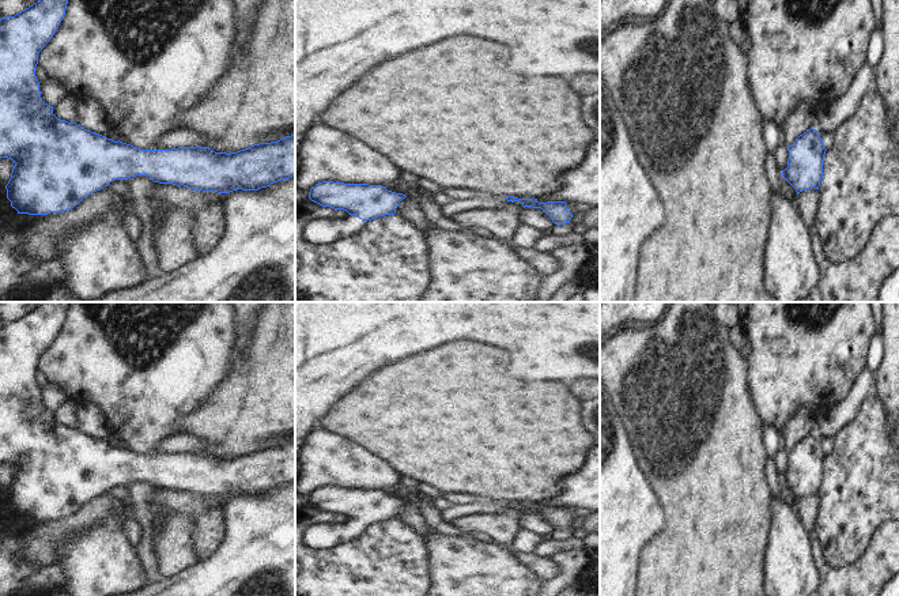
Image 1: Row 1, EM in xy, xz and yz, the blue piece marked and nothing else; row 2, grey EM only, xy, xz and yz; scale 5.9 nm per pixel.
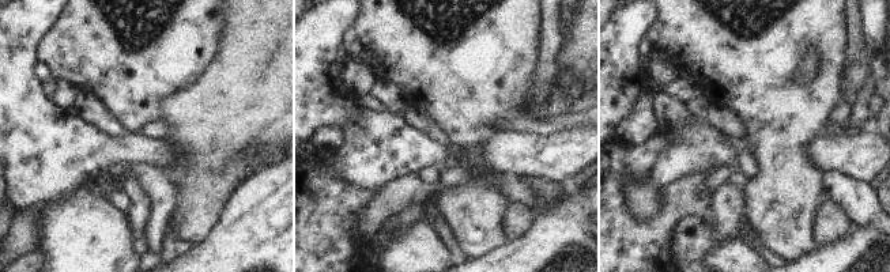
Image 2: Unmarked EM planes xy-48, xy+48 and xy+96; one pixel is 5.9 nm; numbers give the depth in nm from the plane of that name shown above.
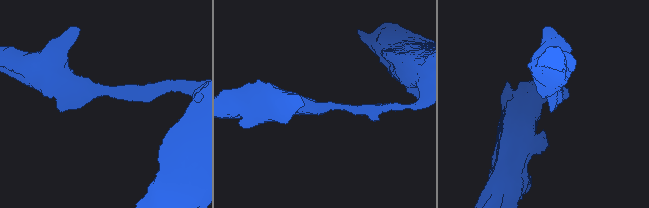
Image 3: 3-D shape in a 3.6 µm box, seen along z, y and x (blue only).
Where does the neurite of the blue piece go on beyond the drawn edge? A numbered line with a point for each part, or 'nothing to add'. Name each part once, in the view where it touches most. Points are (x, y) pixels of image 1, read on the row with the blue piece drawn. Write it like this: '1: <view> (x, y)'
1: xz (323, 230)

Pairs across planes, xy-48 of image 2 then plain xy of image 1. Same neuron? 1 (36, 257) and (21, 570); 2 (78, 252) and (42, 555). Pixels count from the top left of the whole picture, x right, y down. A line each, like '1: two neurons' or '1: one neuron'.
1: two neurons
2: two neurons

